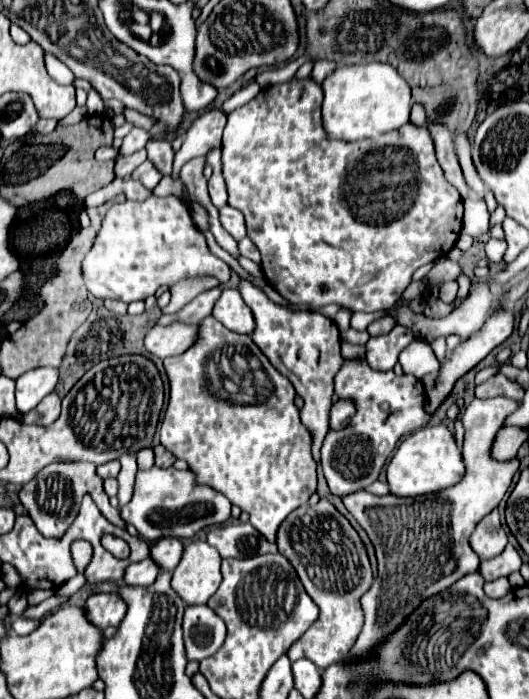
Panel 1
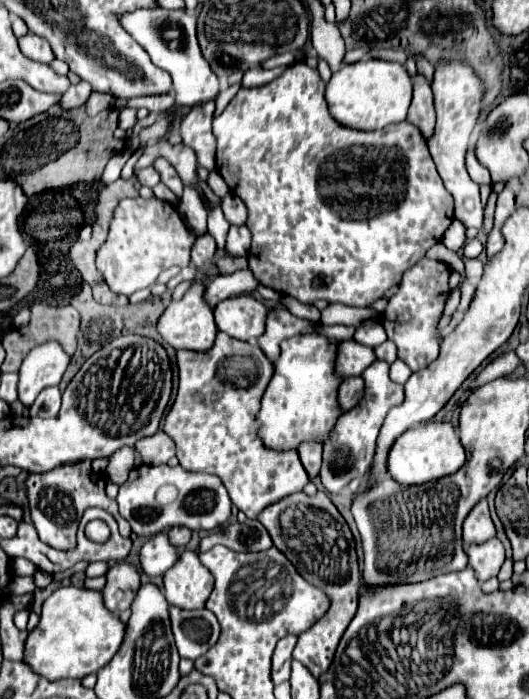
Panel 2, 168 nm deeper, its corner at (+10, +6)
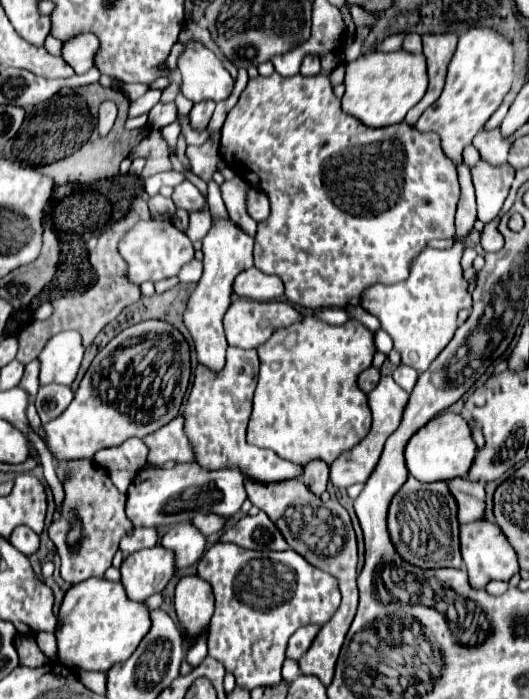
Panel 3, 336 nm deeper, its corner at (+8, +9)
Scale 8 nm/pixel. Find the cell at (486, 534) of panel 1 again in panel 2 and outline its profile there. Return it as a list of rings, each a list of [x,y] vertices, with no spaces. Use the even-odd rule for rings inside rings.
[[[482,499],[470,511],[470,515],[464,519],[464,545],[484,543],[484,541],[488,541],[492,537],[496,537],[496,527],[494,527],[494,523],[490,519],[488,503],[486,503],[486,499]]]

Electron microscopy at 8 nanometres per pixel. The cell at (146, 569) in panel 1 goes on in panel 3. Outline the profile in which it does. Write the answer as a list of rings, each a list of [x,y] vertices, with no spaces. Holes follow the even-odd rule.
[[[184,522],[184,524],[176,524],[176,530],[172,528],[168,534],[164,534],[160,544],[176,552],[178,568],[188,568],[196,564],[204,554],[206,536],[192,522]]]

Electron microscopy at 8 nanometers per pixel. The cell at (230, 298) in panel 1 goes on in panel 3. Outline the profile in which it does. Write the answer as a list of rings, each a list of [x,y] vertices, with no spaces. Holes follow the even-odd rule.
[[[238,298],[232,302],[224,316],[224,330],[230,346],[236,348],[258,348],[264,344],[276,328],[284,328],[286,324],[294,324],[294,320],[300,320],[302,316],[282,300],[272,300],[272,302],[256,302],[256,300],[244,300]]]

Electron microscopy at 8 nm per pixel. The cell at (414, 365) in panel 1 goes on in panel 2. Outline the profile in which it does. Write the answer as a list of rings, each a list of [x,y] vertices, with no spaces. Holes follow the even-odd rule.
[[[424,257],[402,275],[398,293],[388,299],[388,307],[382,315],[382,325],[388,337],[398,347],[398,359],[402,359],[412,371],[420,371],[422,367],[428,367],[438,357],[440,339],[436,333],[436,323],[450,293],[448,277],[450,277],[450,269],[446,263]]]

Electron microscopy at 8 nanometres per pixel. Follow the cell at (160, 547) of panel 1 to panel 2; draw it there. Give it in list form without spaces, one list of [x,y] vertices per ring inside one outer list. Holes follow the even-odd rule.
[[[172,527],[166,535],[168,535],[168,539],[170,539],[172,547],[186,547],[186,543],[190,541],[192,531],[190,531],[190,529],[186,529],[186,527]]]

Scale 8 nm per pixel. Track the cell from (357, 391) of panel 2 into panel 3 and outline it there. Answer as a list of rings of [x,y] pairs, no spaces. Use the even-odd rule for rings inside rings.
[[[370,366],[368,370],[364,370],[364,372],[360,374],[360,378],[358,378],[358,384],[360,384],[360,388],[362,388],[366,394],[372,392],[372,388],[376,388],[378,382],[380,382],[380,370],[374,368],[374,366]]]

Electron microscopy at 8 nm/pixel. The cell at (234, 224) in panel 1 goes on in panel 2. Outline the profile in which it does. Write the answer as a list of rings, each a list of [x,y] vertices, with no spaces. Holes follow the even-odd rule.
[[[224,195],[220,207],[222,207],[224,217],[226,217],[226,221],[230,225],[242,225],[246,221],[246,207],[244,207],[244,203],[238,197]]]

